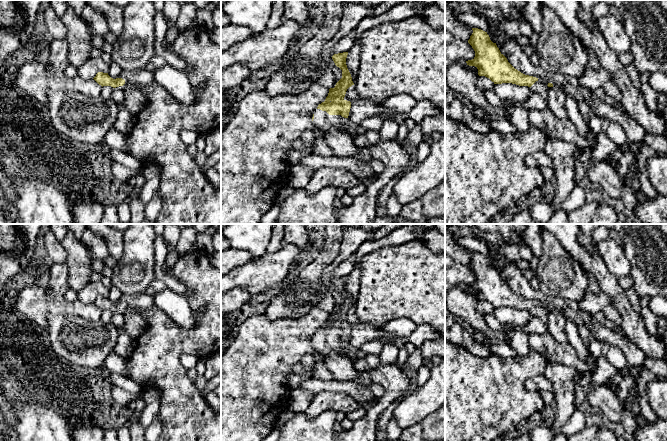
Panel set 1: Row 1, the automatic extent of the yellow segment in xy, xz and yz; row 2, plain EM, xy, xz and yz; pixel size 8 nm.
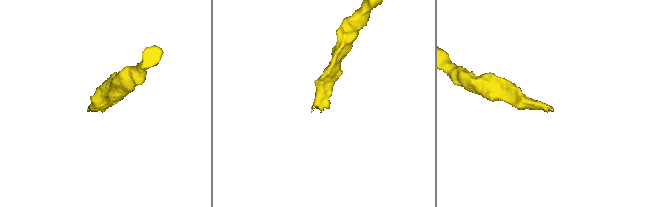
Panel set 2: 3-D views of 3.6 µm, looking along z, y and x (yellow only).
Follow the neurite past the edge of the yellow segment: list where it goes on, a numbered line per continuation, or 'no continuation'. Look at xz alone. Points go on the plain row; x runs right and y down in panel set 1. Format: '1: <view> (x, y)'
1: xz (322, 345)

